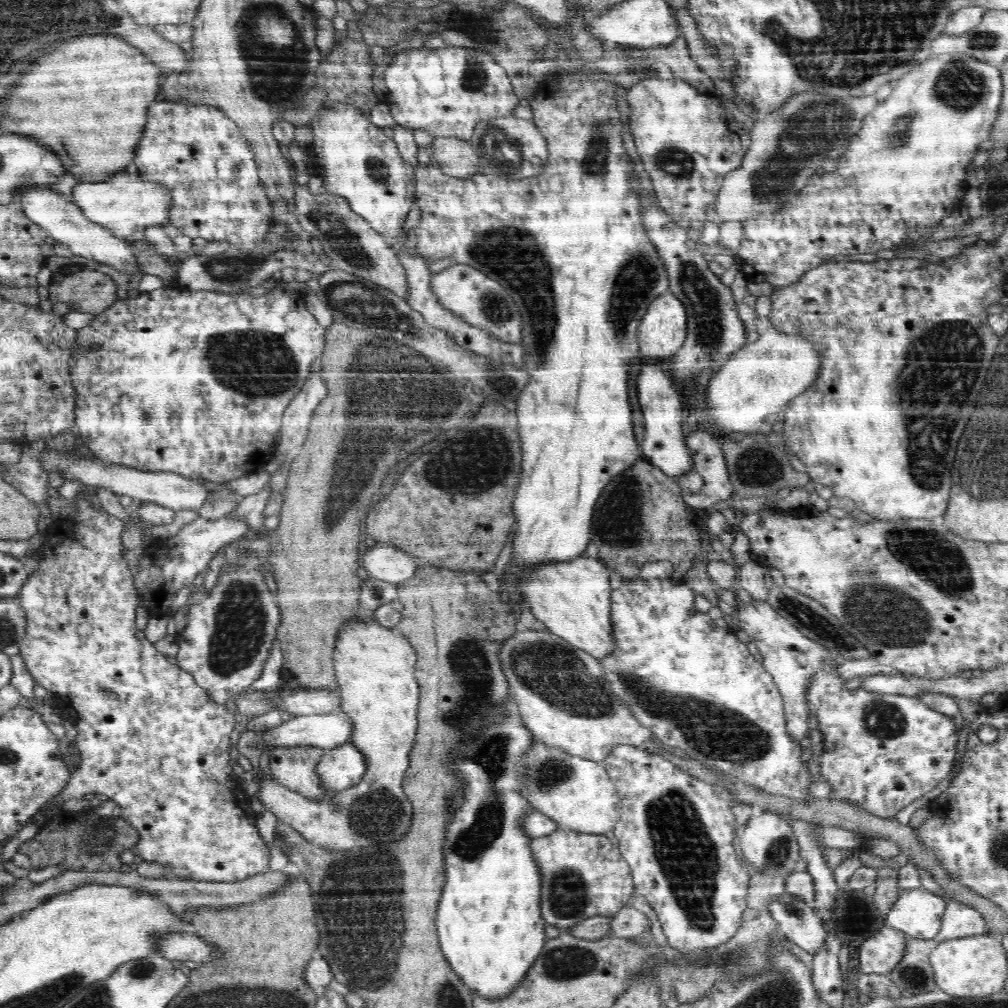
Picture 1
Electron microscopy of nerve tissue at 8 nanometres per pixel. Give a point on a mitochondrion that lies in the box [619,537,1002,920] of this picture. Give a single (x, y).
(893, 618)

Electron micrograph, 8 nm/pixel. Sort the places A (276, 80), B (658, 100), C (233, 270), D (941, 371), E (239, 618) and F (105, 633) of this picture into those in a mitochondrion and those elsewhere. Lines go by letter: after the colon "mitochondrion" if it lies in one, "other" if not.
A: mitochondrion
B: other
C: mitochondrion
D: mitochondrion
E: mitochondrion
F: other

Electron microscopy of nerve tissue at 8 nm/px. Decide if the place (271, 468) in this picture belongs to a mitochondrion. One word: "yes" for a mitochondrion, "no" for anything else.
no

